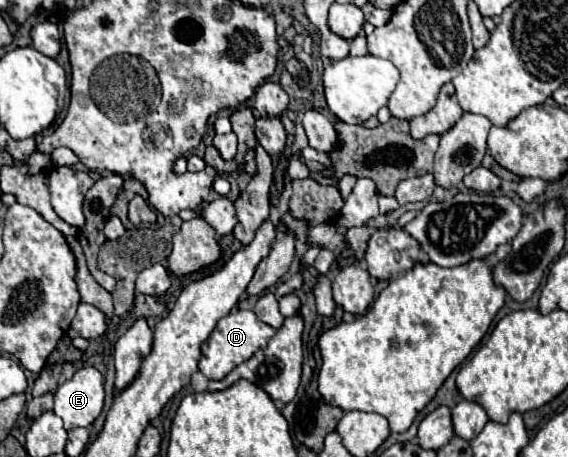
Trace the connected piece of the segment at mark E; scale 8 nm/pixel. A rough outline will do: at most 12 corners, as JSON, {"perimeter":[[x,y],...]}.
{"perimeter":[[81,367],[55,393],[65,429],[91,427],[103,409],[103,375]]}

